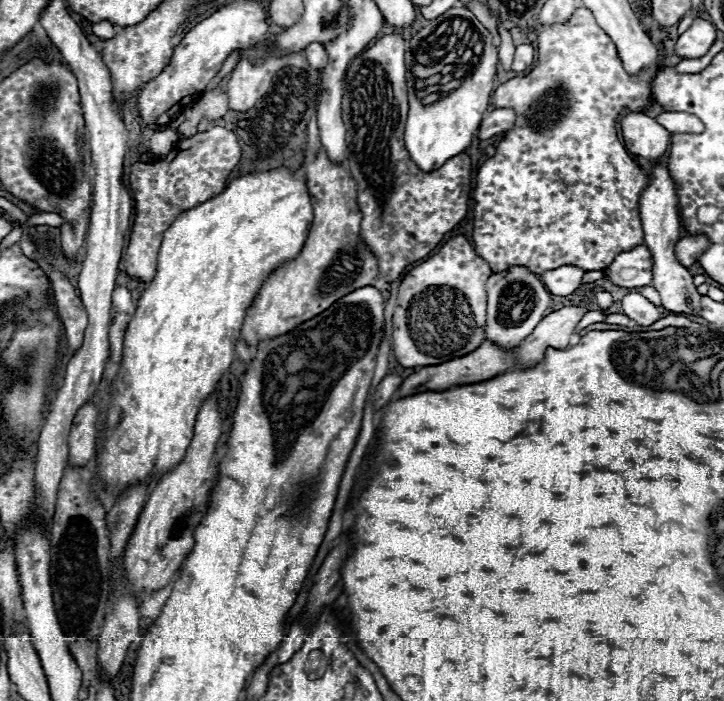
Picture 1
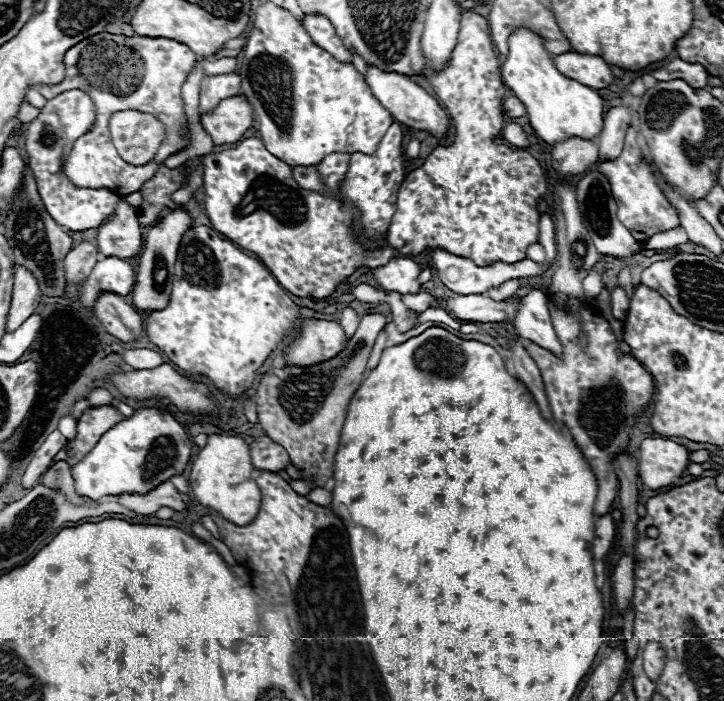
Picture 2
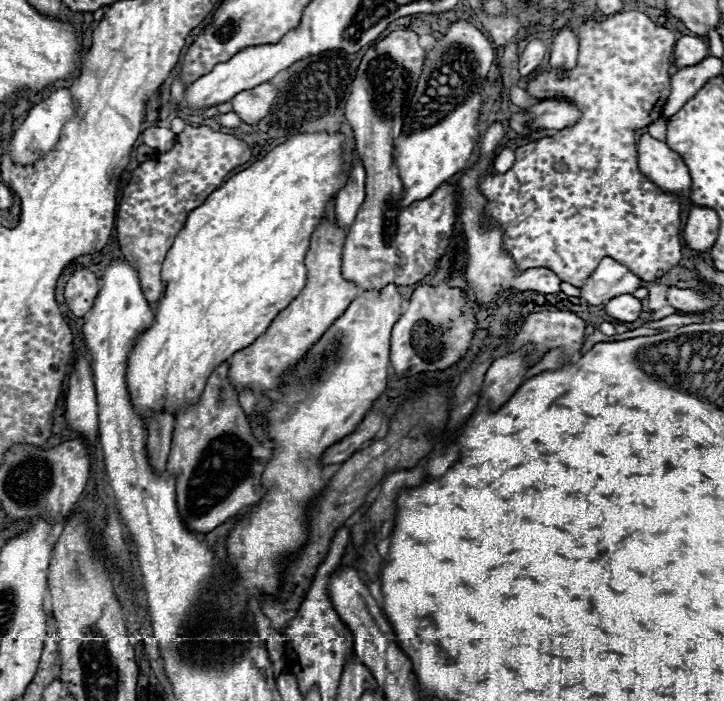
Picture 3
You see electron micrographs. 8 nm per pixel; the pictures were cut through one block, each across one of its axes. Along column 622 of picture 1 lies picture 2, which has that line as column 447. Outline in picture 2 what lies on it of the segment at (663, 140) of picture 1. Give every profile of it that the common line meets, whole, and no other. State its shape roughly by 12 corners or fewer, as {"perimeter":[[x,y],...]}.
{"perimeter":[[368,66],[366,84],[396,122],[438,140],[450,118],[398,72]]}

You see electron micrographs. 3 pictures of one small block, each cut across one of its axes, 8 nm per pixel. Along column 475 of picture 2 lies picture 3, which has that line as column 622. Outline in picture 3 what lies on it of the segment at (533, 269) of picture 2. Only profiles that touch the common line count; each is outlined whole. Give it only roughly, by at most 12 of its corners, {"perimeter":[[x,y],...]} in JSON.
{"perimeter":[[604,258],[582,286],[598,306],[632,294],[642,280],[628,266]]}

